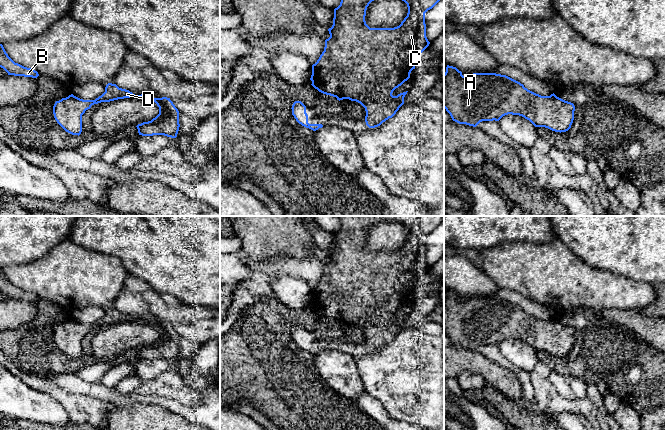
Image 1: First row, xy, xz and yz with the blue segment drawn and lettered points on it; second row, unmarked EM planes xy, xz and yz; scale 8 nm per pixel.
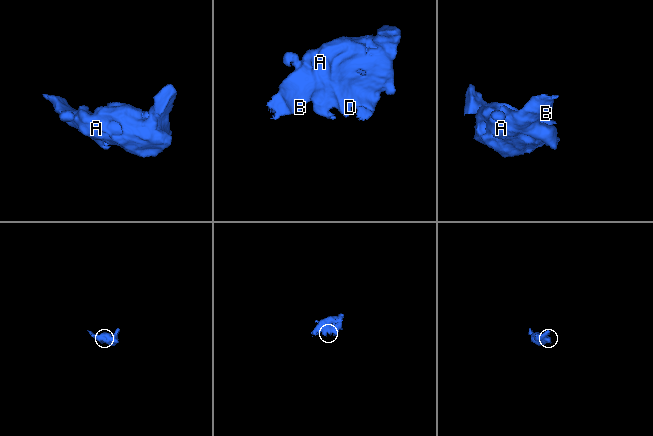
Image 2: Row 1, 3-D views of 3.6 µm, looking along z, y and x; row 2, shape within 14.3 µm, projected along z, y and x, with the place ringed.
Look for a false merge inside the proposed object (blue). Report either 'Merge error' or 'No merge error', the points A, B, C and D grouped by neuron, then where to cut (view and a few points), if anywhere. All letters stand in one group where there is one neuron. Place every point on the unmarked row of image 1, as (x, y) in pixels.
No merge error. Groups: A B C D. No split

